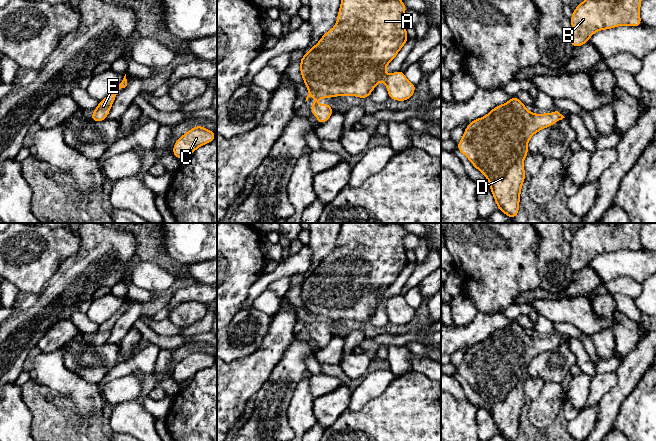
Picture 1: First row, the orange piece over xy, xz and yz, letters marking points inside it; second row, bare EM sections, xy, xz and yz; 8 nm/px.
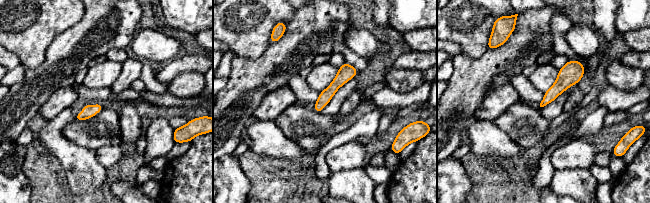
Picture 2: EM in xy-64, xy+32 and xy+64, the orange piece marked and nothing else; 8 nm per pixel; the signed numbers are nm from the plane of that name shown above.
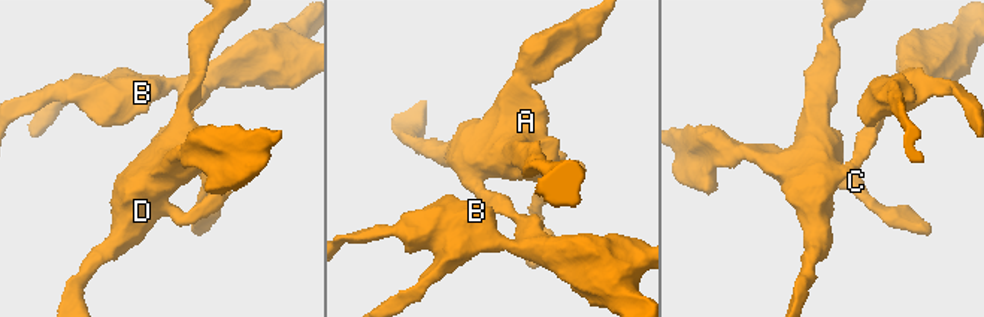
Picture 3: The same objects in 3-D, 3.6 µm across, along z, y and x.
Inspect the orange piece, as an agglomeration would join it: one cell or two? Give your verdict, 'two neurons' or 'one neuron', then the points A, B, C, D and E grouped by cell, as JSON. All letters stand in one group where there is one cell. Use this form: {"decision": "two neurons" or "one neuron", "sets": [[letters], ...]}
{"decision": "one neuron", "sets": [["A", "B", "C", "D", "E"]]}

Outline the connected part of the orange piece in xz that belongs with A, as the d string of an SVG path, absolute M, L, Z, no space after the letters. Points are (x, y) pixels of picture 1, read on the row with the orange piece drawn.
M341 0L336 25L327 33L325 33L321 37L320 41L315 46L313 46L306 54L303 55L300 61L300 73L304 79L304 84L309 91L309 94L306 97L306 101L308 101L308 98L310 96L315 97L316 99L320 99L322 97L336 97L349 95L365 99L370 96L371 91L375 89L377 83L380 80L385 83L386 88L388 90L389 98L391 98L392 100L406 101L410 99L415 92L416 86L406 79L404 72L399 70L389 75L385 74L386 66L396 57L400 49L409 39L406 34L407 25L403 22L403 15L406 11L407 8L405 7L402 0Z

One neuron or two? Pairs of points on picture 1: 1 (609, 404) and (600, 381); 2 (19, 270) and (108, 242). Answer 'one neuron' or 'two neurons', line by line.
1: two neurons
2: two neurons

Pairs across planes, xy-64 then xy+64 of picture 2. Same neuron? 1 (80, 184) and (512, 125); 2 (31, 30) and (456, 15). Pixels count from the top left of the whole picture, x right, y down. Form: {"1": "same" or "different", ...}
{"1": "different", "2": "same"}

